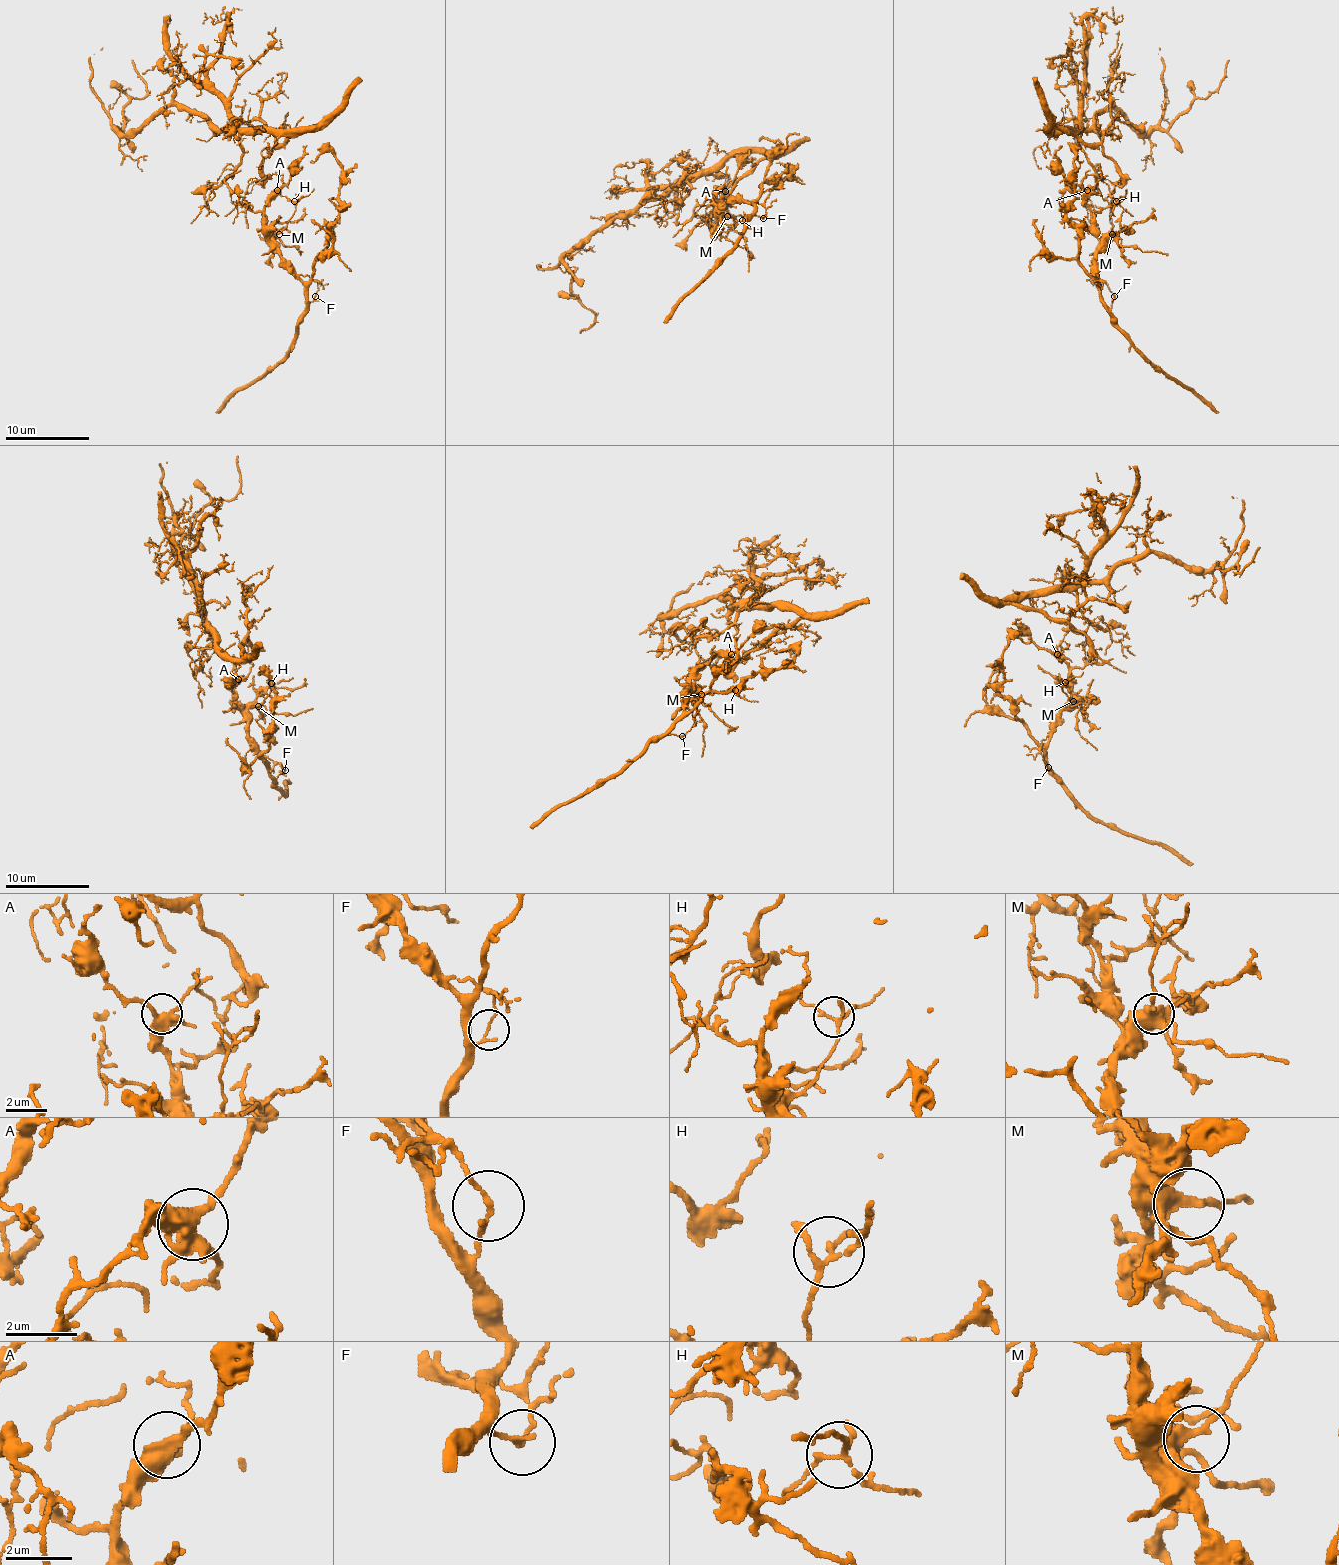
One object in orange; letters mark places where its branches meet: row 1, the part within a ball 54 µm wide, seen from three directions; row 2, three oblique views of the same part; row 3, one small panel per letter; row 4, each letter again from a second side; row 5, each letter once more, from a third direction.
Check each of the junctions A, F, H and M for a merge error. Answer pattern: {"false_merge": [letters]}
{"false_merge": ["F"]}

